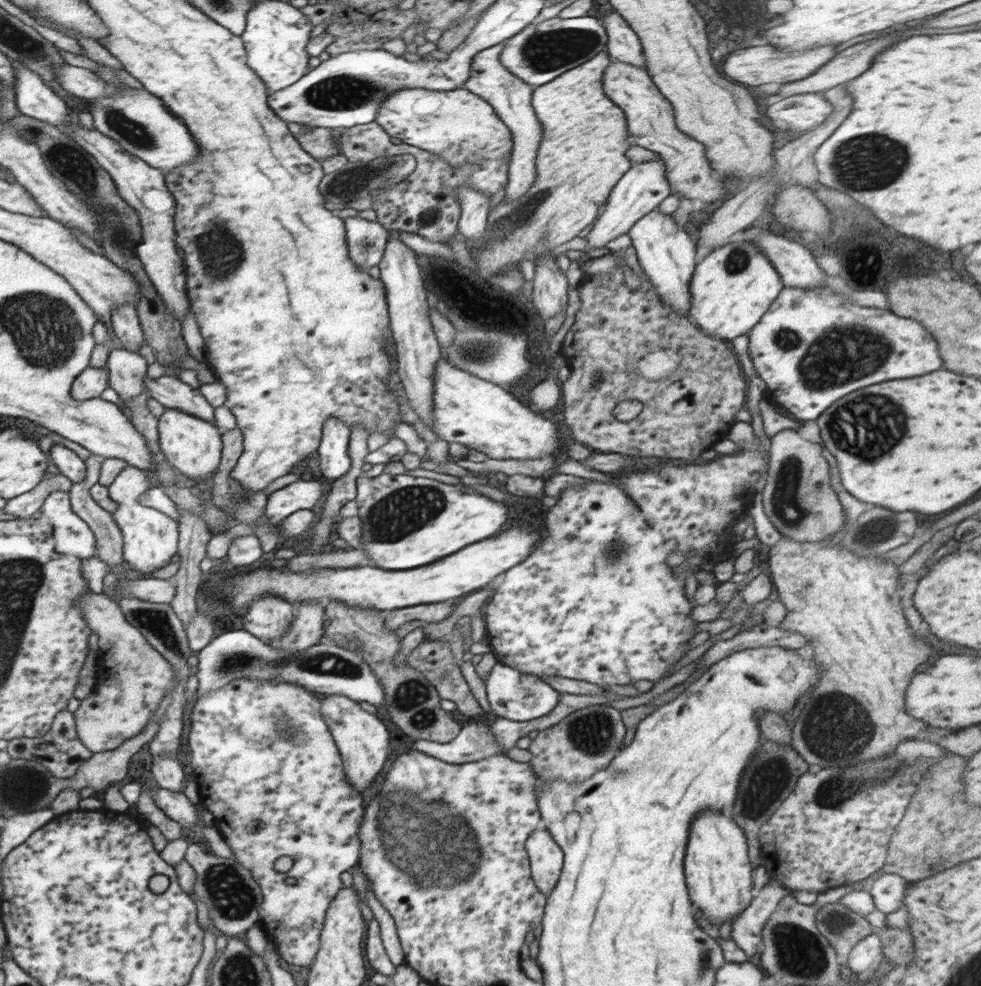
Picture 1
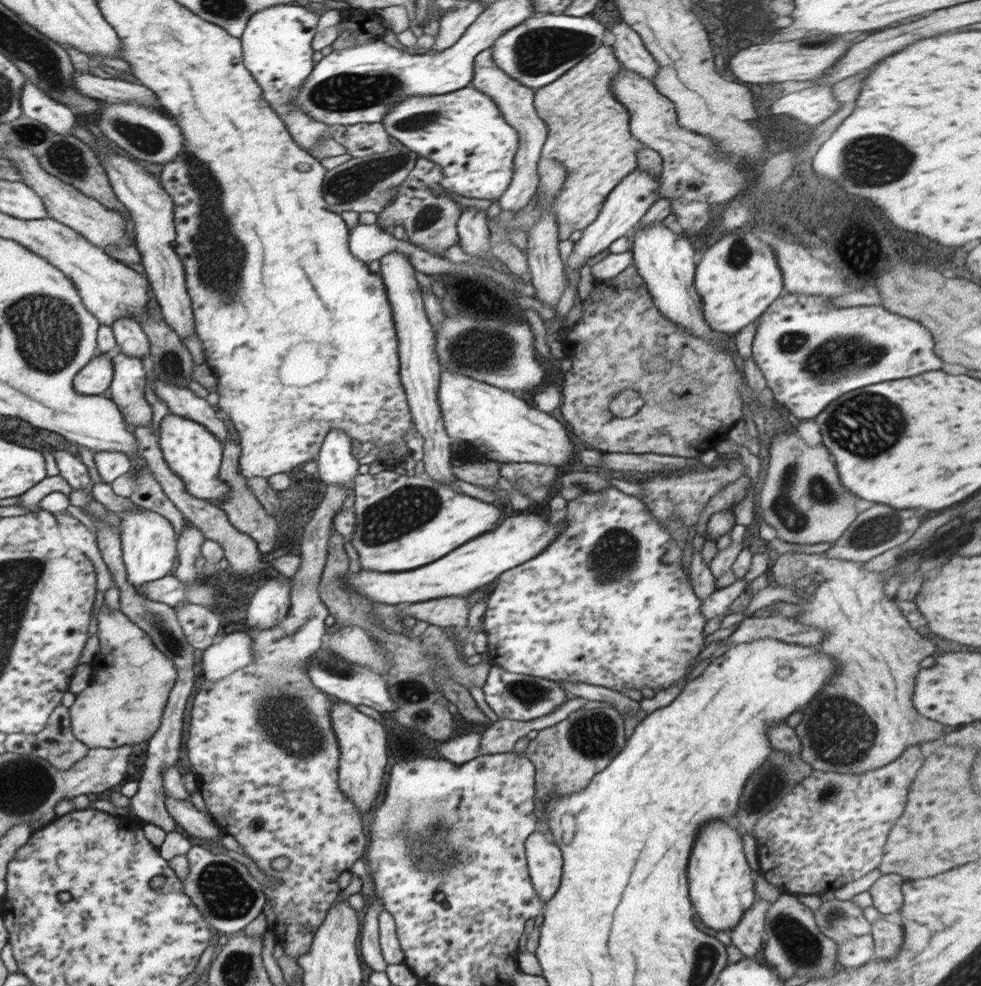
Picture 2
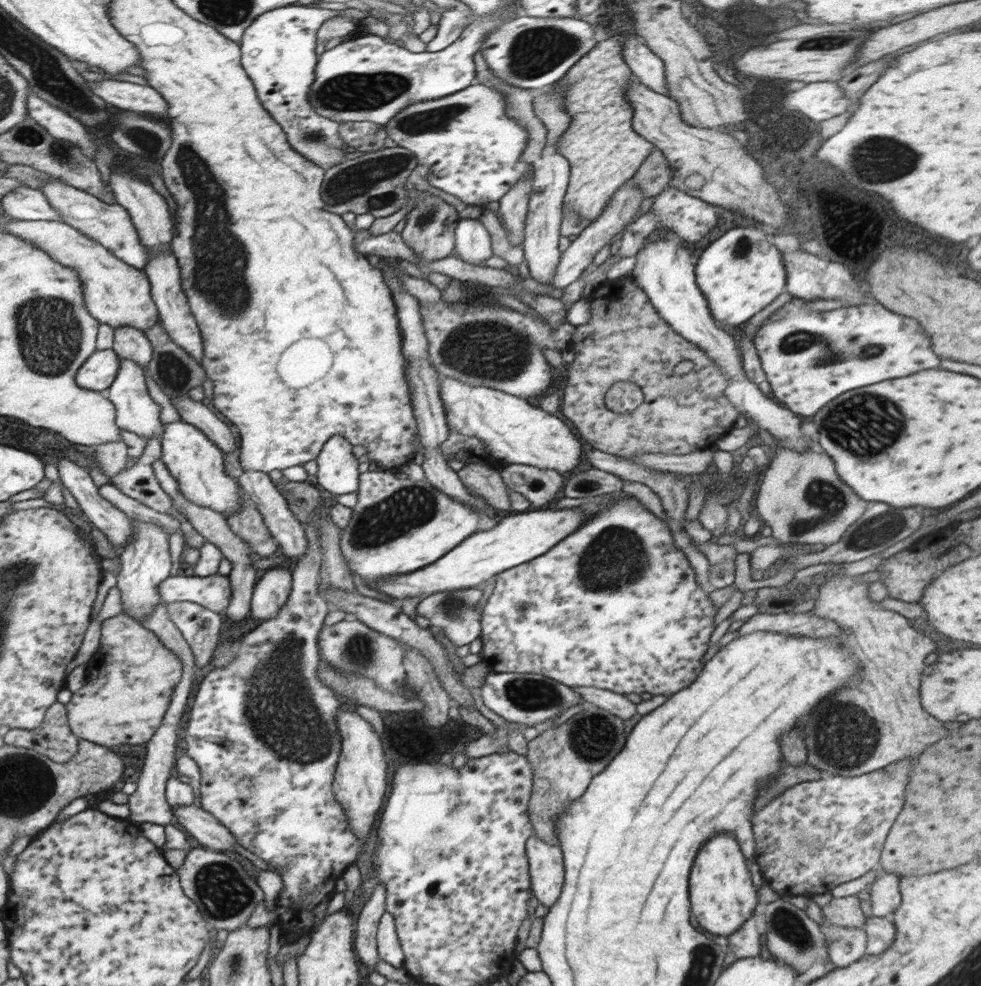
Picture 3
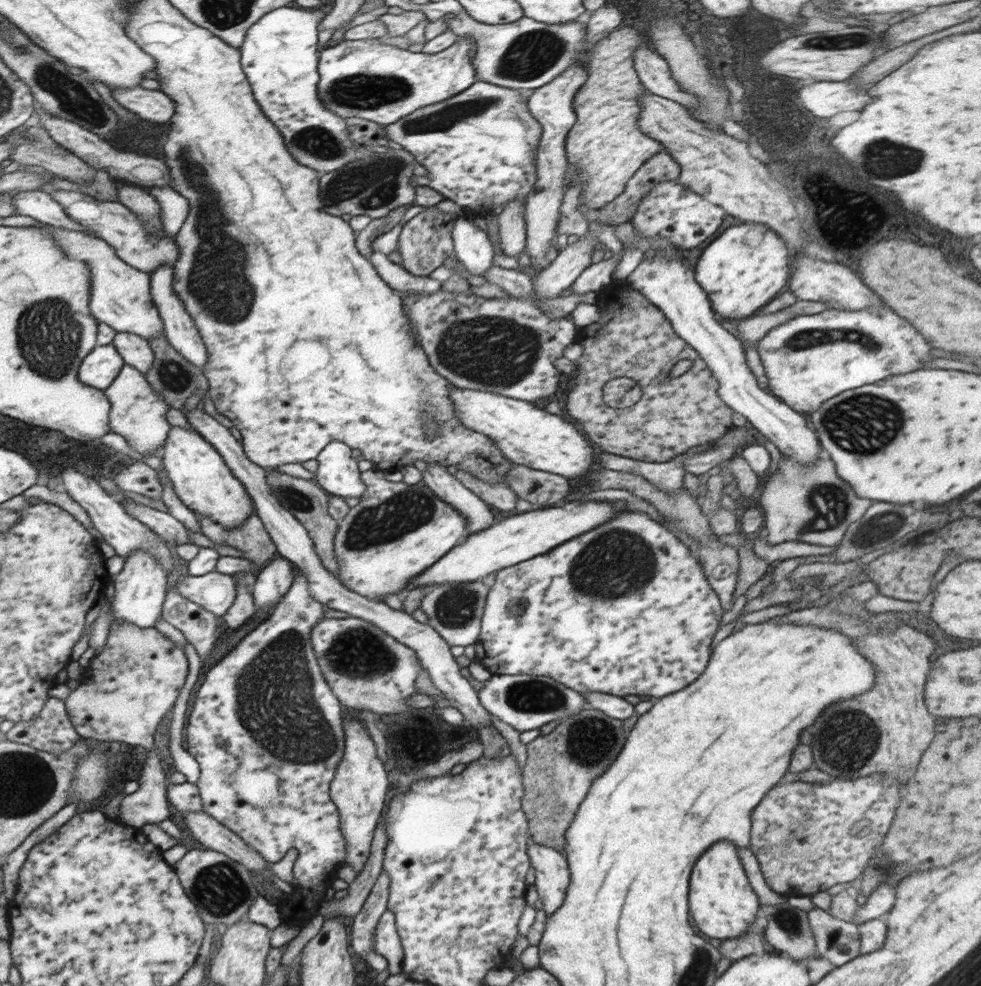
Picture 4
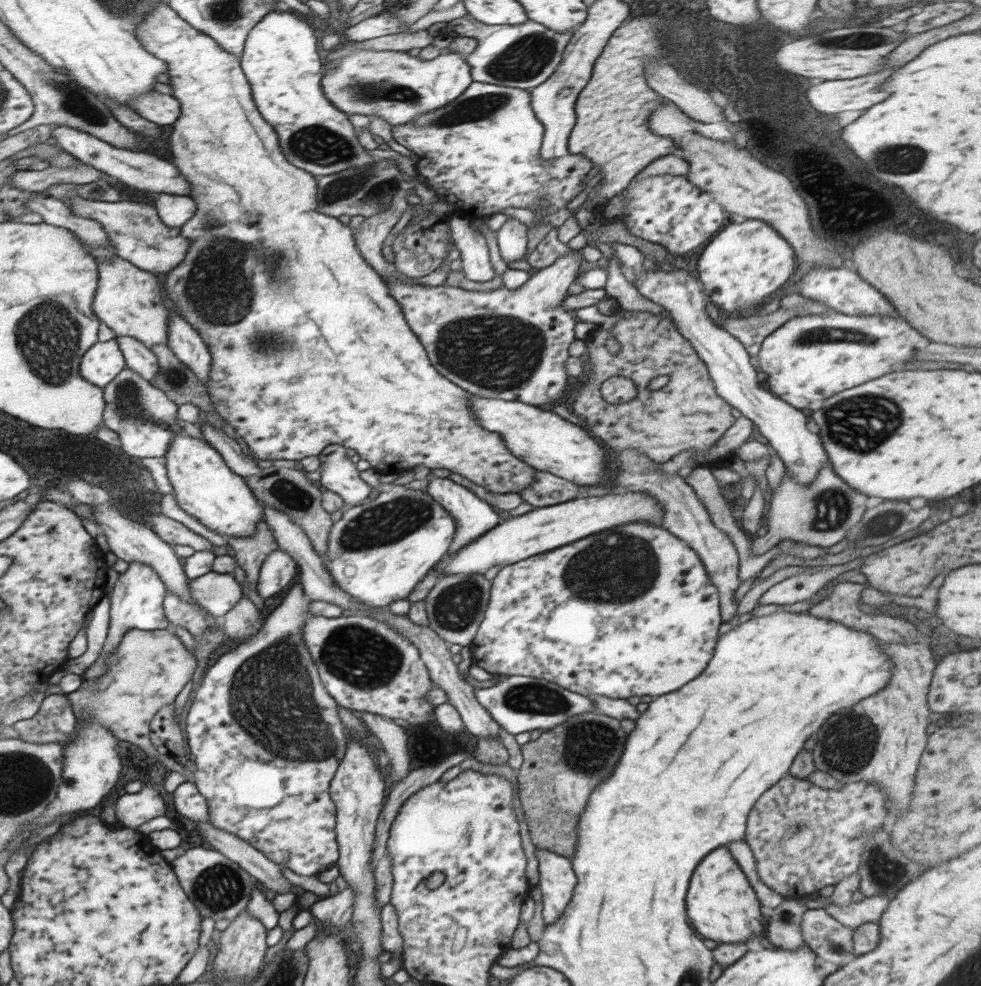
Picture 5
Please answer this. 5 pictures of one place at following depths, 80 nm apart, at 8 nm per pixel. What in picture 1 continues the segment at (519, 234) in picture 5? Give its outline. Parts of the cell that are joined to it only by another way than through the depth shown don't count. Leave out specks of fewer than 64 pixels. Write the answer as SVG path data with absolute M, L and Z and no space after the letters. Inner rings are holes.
M498 43L477 52L471 60L470 76L464 83L464 88L488 102L512 133L514 146L509 161L508 182L504 198L512 202L528 192L535 181L536 155L542 142L542 125L531 103L534 87L512 74L501 63L500 57L504 45L504 43Z

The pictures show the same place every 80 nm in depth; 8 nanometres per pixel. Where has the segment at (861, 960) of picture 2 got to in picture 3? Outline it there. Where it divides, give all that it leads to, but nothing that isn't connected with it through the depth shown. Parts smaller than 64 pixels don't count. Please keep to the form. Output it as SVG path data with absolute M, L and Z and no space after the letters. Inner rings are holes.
M808 897L805 911L813 921L819 924L821 931L827 938L828 965L835 968L850 966L850 964L867 957L868 937L863 929L842 928L825 922L821 914L821 907L812 897Z

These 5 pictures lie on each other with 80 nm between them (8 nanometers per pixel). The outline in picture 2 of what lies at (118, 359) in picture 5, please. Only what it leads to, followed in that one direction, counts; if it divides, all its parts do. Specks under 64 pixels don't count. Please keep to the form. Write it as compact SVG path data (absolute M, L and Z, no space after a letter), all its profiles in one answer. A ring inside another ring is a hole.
M113 353L95 355L74 378L74 390L82 395L103 395L113 380L112 361Z

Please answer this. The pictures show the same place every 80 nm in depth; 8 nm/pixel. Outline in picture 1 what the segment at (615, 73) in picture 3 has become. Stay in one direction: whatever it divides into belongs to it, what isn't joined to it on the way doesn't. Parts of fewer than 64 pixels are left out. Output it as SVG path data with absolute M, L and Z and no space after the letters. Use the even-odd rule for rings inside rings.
M606 51L599 52L592 60L533 89L531 103L542 125L542 142L536 155L535 181L530 190L515 201L502 199L489 212L483 235L468 245L471 258L476 263L473 270L490 286L510 294L522 291L525 280L518 269L518 262L524 260L530 252L537 252L537 243L541 242L541 238L545 238L545 246L550 249L576 238L583 228L594 222L598 208L607 202L619 178L634 164L625 155L626 150L632 146L628 138L627 118L624 111L603 91L603 74L611 61L612 58Z

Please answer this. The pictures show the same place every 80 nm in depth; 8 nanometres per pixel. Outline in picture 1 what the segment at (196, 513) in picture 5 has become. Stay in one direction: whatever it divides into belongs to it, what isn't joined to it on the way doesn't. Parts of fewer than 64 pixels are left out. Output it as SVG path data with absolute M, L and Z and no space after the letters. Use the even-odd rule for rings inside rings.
M168 409L160 416L157 424L159 430L159 445L161 451L166 455L170 466L178 472L181 477L195 480L194 490L203 493L210 492L212 486L208 485L208 479L214 475L222 460L223 449L222 433L213 423L200 420L192 414L180 412L180 410Z

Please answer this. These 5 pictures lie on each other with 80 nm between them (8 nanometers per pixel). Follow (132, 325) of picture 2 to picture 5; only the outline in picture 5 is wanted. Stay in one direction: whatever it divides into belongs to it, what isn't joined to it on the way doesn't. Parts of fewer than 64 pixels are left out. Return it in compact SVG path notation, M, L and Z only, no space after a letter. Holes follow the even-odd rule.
M116 336L118 347L125 359L126 368L136 372L141 378L148 381L156 380L158 376L158 360L150 349L140 340L130 336Z

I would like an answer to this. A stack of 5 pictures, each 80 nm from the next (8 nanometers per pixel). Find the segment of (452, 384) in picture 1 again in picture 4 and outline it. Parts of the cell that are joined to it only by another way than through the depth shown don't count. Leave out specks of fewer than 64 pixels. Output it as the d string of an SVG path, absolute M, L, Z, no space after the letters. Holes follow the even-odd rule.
M452 387L454 413L464 428L487 436L508 460L534 470L558 474L570 482L586 480L594 462L594 449L567 421L536 408L530 402L498 396L492 392Z

